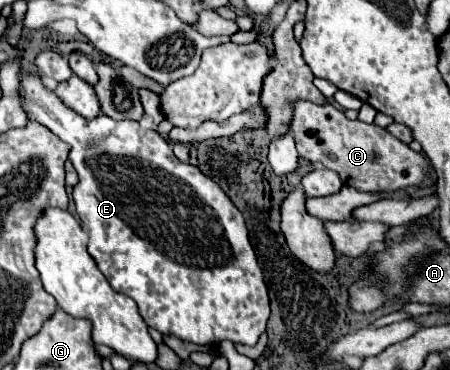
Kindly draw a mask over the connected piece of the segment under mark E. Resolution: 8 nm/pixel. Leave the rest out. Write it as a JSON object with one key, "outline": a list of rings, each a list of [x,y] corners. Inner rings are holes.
{"outline":[[[27,74],[21,80],[21,98],[23,98],[23,106],[29,114],[29,118],[47,126],[53,134],[57,134],[71,148],[69,150],[69,160],[73,162],[73,166],[79,174],[79,182],[73,188],[73,200],[75,200],[75,206],[77,206],[77,214],[81,218],[81,226],[89,234],[89,254],[97,262],[99,270],[103,272],[103,276],[107,278],[111,288],[129,296],[131,300],[135,300],[135,304],[139,308],[139,314],[143,316],[147,326],[159,330],[165,336],[175,336],[175,338],[181,338],[185,342],[193,342],[193,344],[199,344],[199,346],[219,346],[223,340],[231,340],[235,344],[241,342],[241,344],[255,346],[259,336],[265,332],[267,320],[269,320],[269,314],[271,314],[269,294],[267,294],[267,284],[265,284],[265,278],[263,278],[263,270],[257,262],[255,250],[253,250],[251,240],[249,240],[245,220],[243,220],[241,212],[235,208],[235,204],[229,200],[229,196],[209,176],[205,176],[197,166],[185,164],[179,158],[175,158],[175,154],[171,150],[171,144],[165,142],[155,130],[141,130],[139,122],[135,122],[135,120],[113,120],[109,116],[97,116],[95,120],[87,122],[77,112],[63,106],[63,102],[53,94],[53,90],[49,90],[39,78],[35,78],[31,74]]]}

